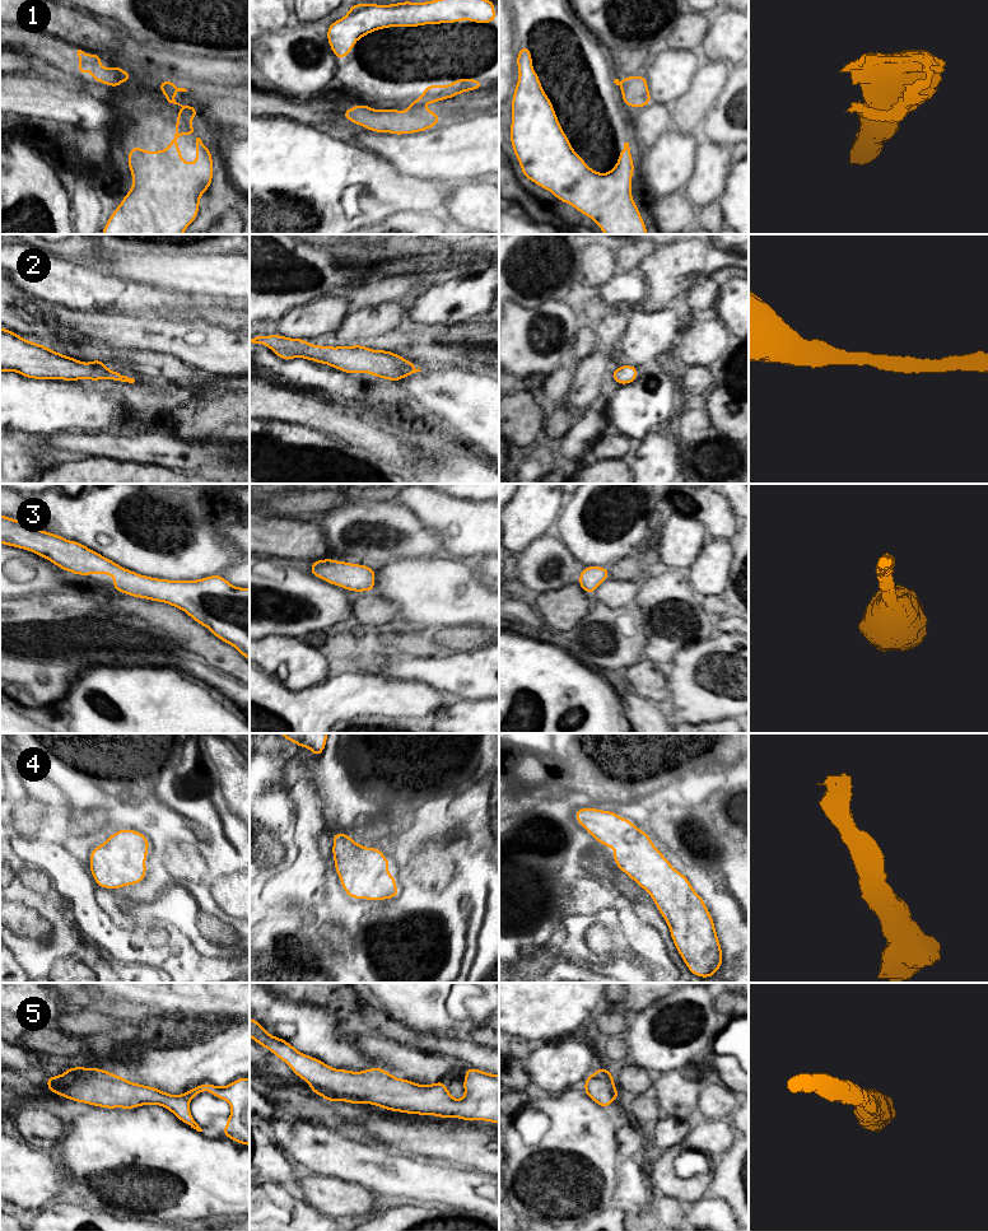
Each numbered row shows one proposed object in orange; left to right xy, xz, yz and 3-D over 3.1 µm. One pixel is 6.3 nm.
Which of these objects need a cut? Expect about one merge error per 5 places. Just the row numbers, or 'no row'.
1

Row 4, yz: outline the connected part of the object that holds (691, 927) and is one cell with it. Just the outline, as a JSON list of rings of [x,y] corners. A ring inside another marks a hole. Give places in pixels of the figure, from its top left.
[[[592,807],[578,808],[575,819],[600,844],[616,849],[612,859],[619,869],[651,895],[670,927],[671,938],[690,973],[699,978],[712,978],[724,961],[722,947],[704,899],[695,892],[685,875],[675,869],[648,834],[637,829],[629,819],[621,819],[614,811]]]

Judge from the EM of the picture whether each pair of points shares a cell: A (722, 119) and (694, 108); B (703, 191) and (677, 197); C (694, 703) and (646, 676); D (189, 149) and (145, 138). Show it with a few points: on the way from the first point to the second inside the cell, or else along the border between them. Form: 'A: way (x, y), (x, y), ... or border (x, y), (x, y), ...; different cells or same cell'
A: border (707, 113), (703, 119); different cells
B: border (685, 195), (693, 204); different cells
C: border (666, 686), (669, 694); different cells
D: way (178, 149), (155, 148); same cell

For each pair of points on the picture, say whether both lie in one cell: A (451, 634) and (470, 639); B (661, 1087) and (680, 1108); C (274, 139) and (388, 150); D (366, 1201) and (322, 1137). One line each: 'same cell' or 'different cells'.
A: same cell
B: same cell
C: different cells
D: different cells

